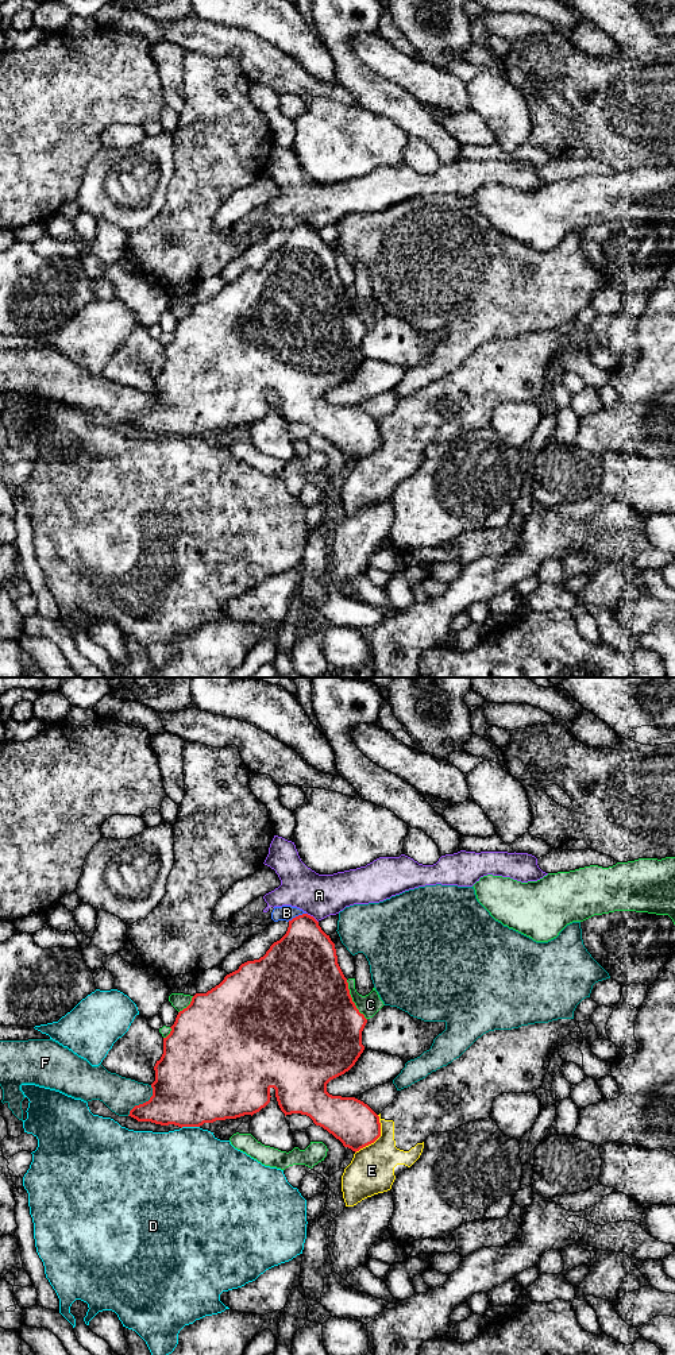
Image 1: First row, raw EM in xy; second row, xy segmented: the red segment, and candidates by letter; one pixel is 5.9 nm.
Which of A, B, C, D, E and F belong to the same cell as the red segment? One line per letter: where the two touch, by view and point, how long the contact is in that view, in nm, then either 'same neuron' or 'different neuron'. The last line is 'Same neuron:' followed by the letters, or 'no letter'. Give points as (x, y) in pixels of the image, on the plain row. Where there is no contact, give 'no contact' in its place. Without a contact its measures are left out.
A: xy (312, 226) | 90 nm | different neuron
B: xy (296, 226) | 120 nm | different neuron
C: xy (351, 309) | 260 nm | different neuron
D: xy (189, 435) | 110 nm | different neuron
E: xy (377, 447) | 280 nm | different neuron
F: xy (143, 412) | 240 nm | different neuron
Same neuron: no letter

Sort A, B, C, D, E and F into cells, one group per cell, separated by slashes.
A / B / C / D / E / F

